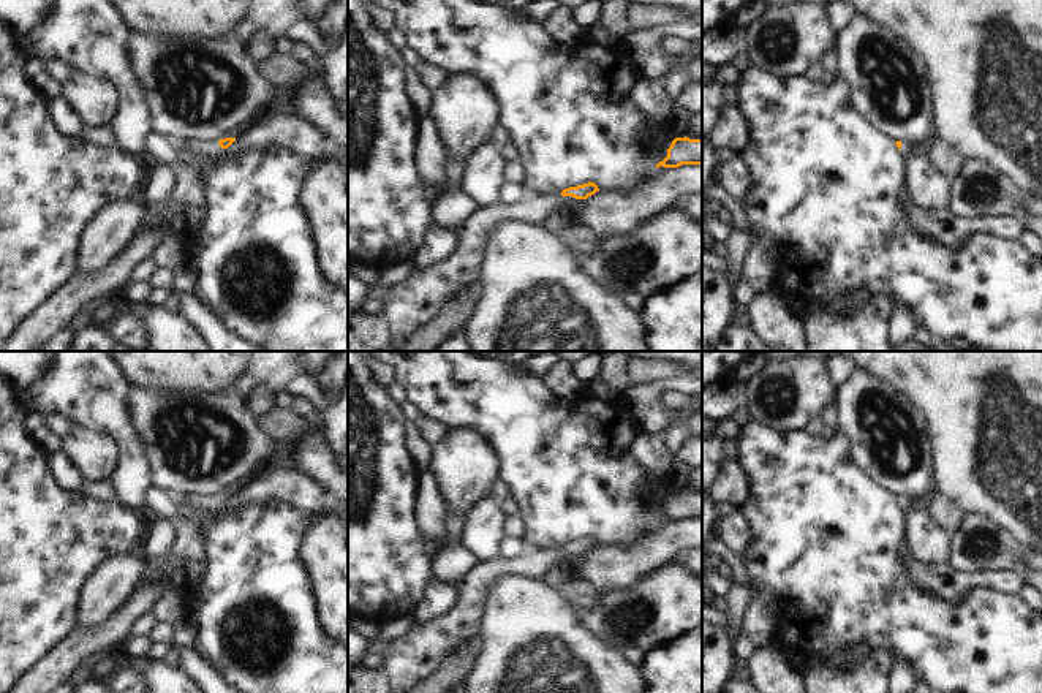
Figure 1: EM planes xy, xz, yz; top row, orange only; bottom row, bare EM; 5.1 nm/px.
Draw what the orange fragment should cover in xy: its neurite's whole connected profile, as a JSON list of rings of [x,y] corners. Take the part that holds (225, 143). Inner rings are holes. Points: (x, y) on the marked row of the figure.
[[[225,138],[220,141],[171,141],[171,147],[176,152],[188,150],[191,153],[198,153],[201,157],[218,157],[228,149],[236,138]]]

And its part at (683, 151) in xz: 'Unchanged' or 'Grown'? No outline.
Unchanged

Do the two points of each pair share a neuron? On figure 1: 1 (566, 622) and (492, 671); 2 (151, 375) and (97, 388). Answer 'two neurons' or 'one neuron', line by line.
1: one neuron
2: two neurons

